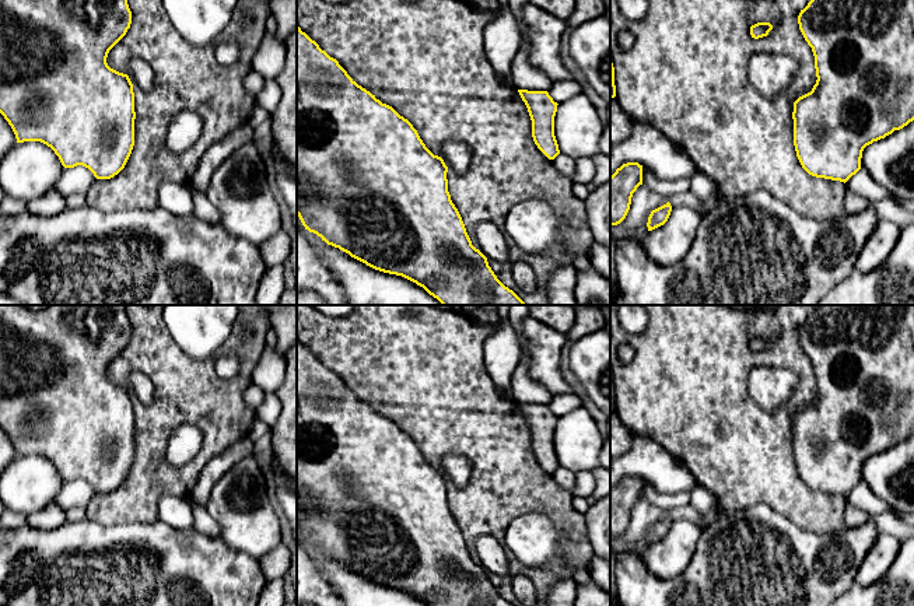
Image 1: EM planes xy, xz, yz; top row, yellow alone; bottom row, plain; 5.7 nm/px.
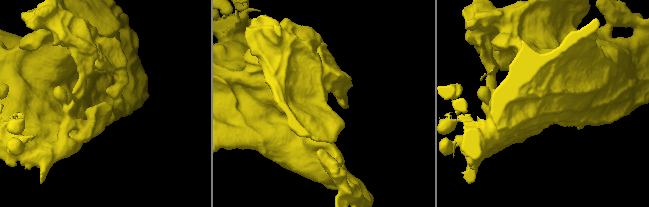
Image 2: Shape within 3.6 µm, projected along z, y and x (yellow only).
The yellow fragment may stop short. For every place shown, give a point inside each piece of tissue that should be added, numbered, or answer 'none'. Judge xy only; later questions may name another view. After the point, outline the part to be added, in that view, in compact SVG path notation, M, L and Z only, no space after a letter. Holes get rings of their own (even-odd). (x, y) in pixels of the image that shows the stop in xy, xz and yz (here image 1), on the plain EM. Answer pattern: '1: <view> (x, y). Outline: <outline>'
1: xy (140, 386). Outline: M133 372L129 378L129 392L133 399L150 404L155 396L155 388L150 378L141 372Z

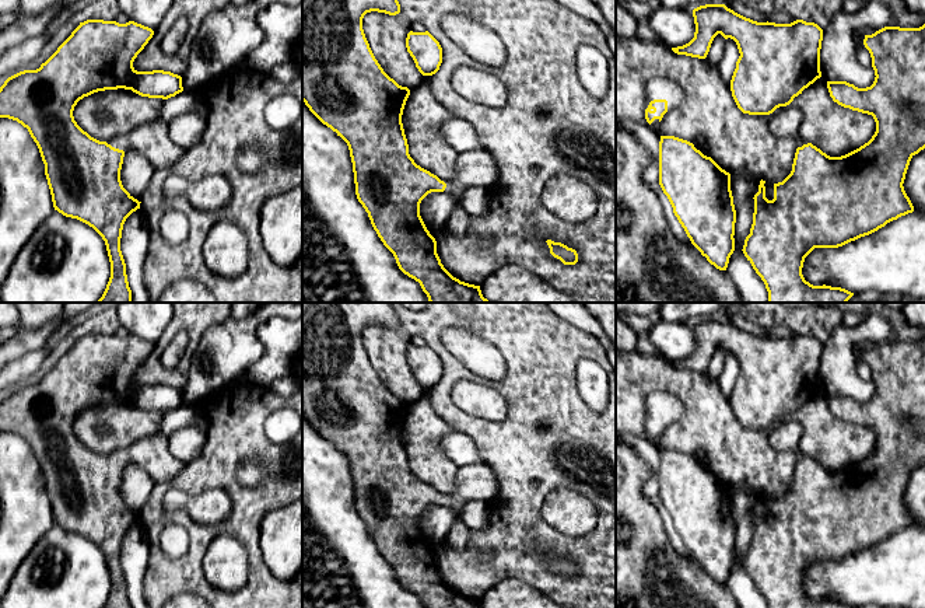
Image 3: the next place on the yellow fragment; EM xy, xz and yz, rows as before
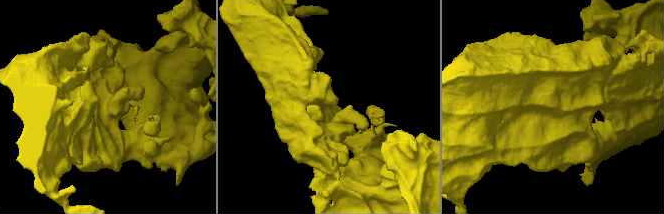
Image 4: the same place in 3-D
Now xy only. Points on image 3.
1: xy (151, 453). Outline: M161 431L143 437L126 448L116 448L106 457L123 465L134 464L143 468L154 483L169 485L183 468L169 451L168 437Z

